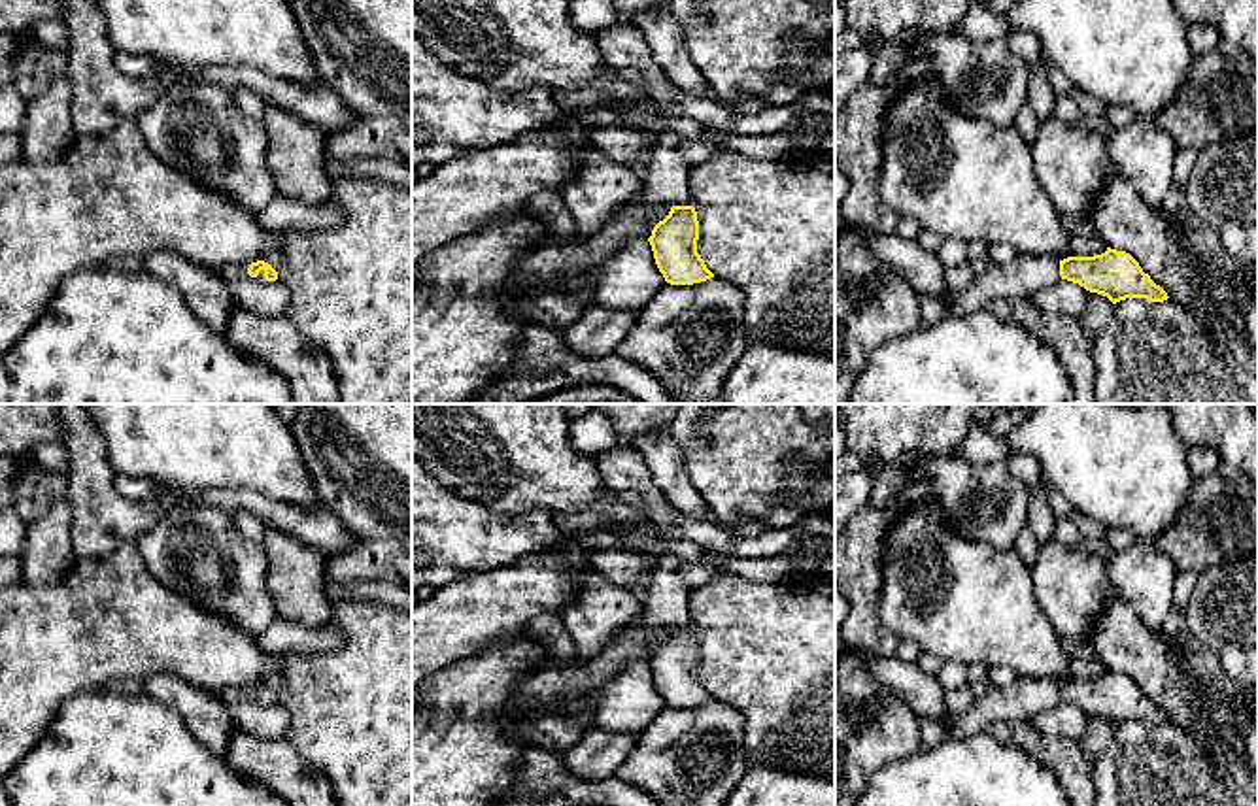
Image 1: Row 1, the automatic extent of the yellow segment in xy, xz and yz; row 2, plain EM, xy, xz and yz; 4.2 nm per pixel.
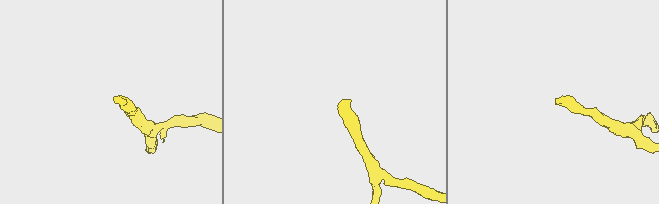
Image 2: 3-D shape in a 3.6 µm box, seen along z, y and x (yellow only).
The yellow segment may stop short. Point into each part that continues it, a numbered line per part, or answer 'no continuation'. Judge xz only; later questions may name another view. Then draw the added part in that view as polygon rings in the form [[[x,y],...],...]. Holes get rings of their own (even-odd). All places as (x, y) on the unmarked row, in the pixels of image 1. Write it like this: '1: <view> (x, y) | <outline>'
1: xz (665, 601) | [[[672,553],[657,557],[652,583],[642,593],[642,625],[652,629],[693,629],[689,613],[691,587],[684,581],[680,568],[684,561]]]

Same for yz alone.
1: yz (1026, 697) | [[[1016,676],[1012,685],[1005,689],[992,685],[984,697],[975,698],[967,712],[954,714],[944,734],[946,738],[980,734],[990,730],[995,721],[1028,721],[1060,702],[1060,683]]]

